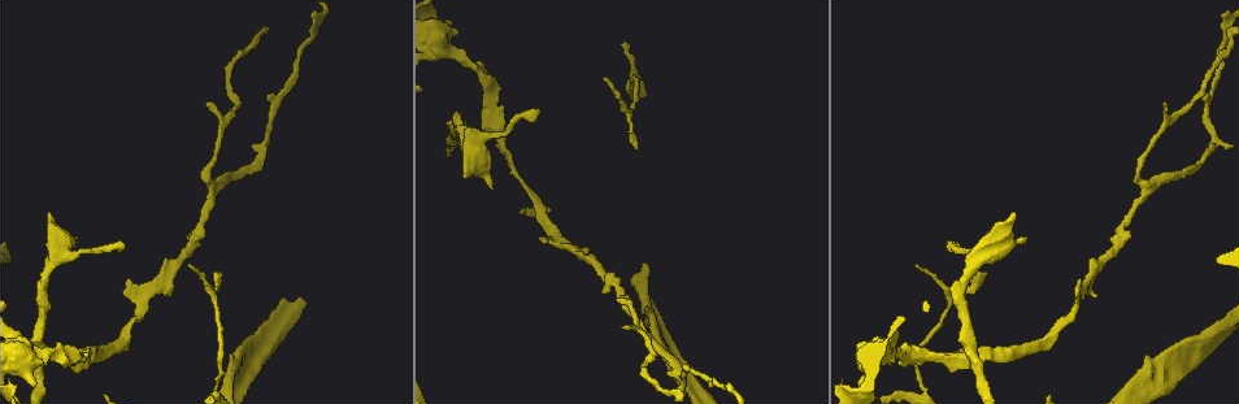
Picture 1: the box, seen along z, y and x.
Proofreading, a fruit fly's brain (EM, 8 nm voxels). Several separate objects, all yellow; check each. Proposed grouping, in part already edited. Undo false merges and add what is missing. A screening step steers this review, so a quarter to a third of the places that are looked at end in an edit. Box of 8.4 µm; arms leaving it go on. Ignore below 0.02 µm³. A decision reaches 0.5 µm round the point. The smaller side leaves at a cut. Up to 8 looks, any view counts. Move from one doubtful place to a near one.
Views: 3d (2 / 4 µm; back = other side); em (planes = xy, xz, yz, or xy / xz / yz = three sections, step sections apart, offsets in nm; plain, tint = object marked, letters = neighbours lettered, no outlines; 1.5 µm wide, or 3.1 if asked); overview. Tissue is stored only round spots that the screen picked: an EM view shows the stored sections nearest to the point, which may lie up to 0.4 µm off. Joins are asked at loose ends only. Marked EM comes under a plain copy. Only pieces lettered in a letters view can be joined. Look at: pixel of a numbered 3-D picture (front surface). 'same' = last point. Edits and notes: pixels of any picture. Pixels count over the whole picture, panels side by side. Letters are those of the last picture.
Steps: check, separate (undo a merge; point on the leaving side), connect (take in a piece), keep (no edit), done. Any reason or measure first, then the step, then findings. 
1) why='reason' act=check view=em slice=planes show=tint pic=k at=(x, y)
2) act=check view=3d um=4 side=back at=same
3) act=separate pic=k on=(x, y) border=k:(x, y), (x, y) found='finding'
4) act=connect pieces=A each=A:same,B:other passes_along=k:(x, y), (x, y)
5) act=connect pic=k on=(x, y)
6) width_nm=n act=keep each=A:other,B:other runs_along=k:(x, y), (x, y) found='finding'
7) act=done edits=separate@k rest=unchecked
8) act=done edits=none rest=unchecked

act=check view=em slice=planes show=letters pic=1 at=(130, 279)

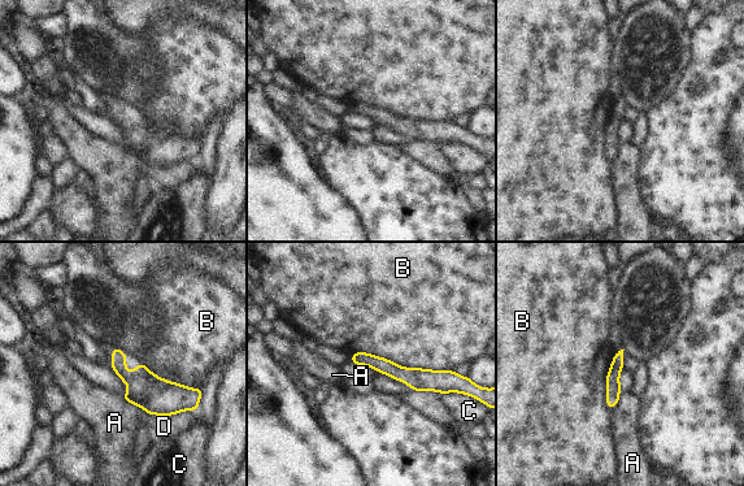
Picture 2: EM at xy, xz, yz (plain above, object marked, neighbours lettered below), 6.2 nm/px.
longest_contact=B:600nm act=keep each=A:other,B:other,C:other,D:other border=2:(355, 351), (404, 367), (452, 370) found='none of them fits'

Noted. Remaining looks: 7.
why='tapers out' act=check view=3d um=2 pic=1 at=(123, 244)

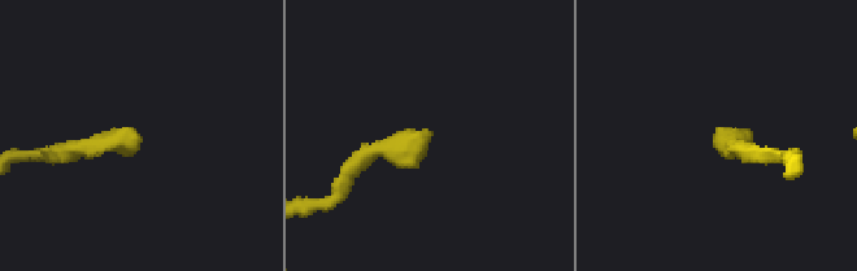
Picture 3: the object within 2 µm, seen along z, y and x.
why='need the tissue' act=check view=em slice=planes show=tint pic=3 at=(127, 130)

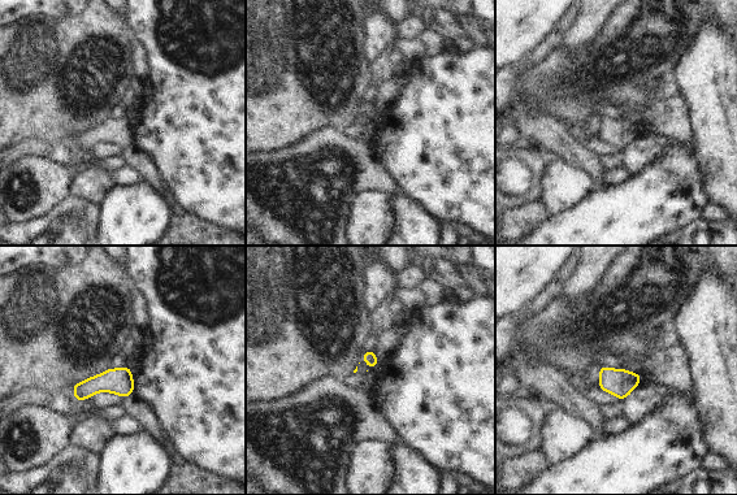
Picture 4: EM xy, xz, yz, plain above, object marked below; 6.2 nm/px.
why='see the neighbours' act=check view=em slice=planes show=letters at=same

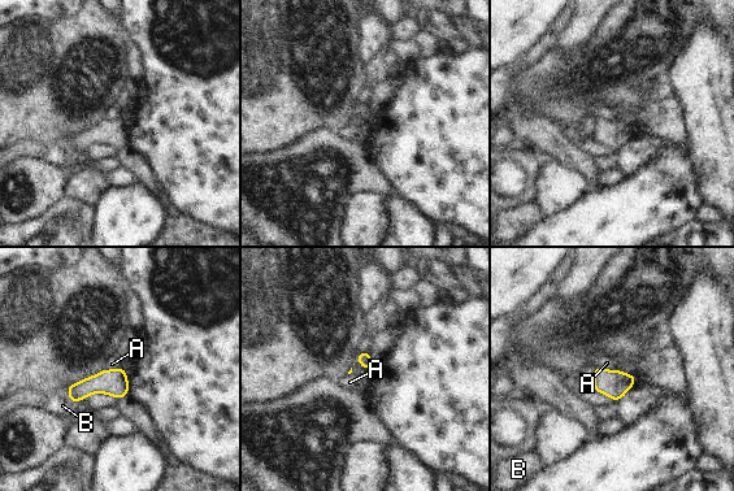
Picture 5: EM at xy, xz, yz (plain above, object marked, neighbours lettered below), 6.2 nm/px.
width_nm=80 act=keep each=A:other,B:other found='none of them fits'

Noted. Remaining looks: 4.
why='an open end' act=check view=em slice=planes show=letters pic=1 at=(1026, 237)

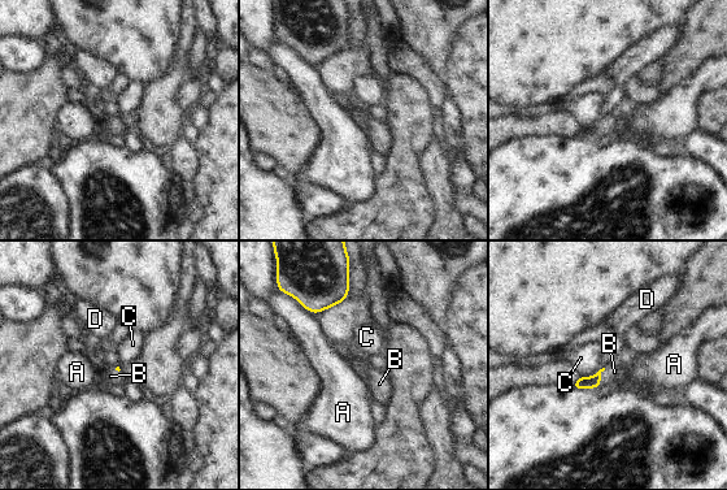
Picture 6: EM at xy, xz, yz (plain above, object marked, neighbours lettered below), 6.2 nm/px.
act=connect pieces=B each=A:other,B:same,C:other,D:other found='the neuron continues'

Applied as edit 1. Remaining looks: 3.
act=done edits=connect@6 rest=unchecked

